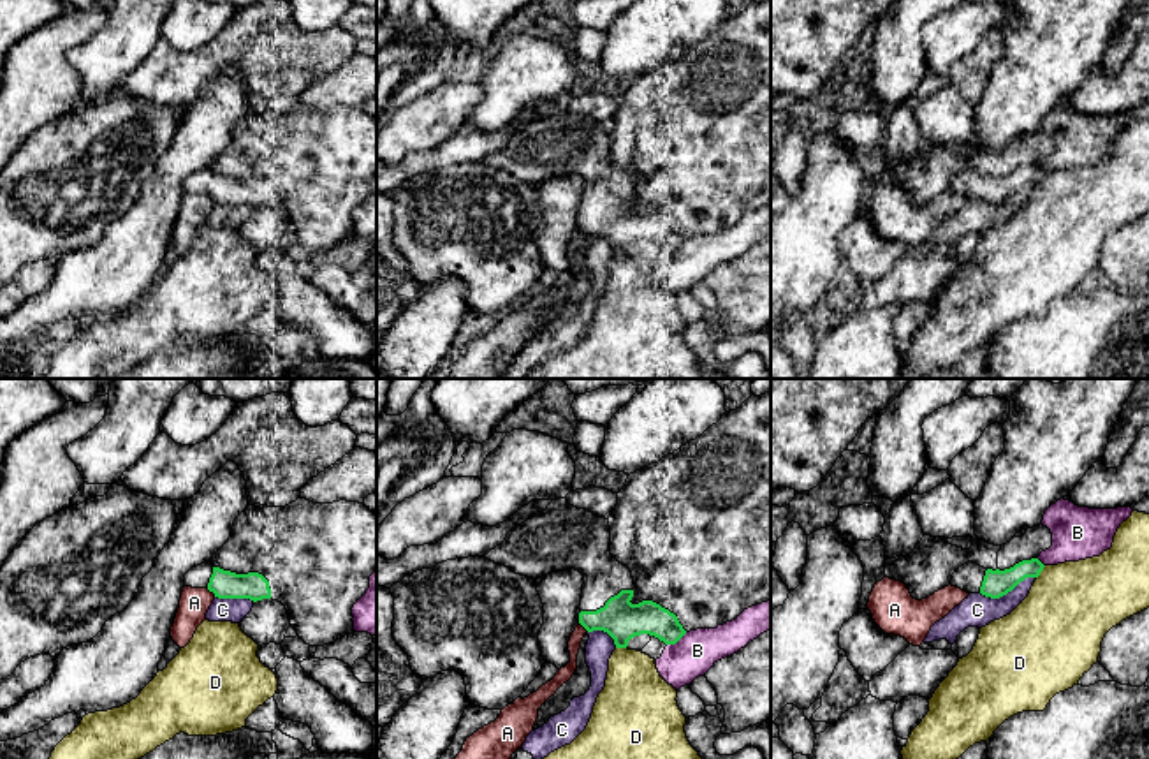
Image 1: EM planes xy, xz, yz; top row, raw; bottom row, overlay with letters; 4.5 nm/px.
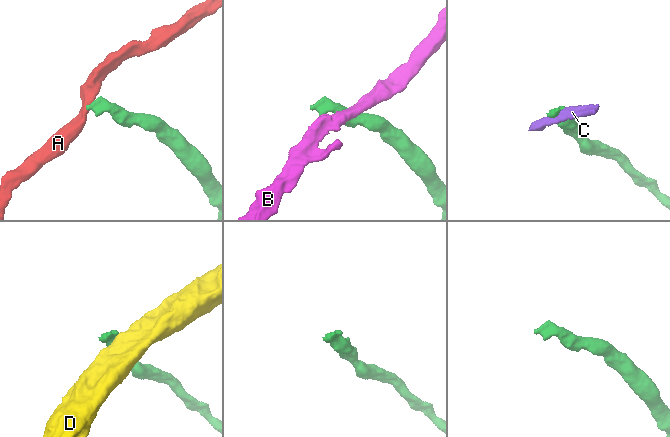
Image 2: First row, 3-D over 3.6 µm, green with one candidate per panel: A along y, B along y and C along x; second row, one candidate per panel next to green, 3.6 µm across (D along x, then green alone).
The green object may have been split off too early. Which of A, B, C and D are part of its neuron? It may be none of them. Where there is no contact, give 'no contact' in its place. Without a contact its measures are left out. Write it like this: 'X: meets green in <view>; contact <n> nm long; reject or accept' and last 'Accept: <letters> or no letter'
A: meets green in xy; contact 60 nm long; reject
B: meets green in xz; contact 110 nm long; reject
C: meets green in yz; contact 260 nm long; reject
D: meets green in yz; contact 80 nm long; reject
Accept: no letter

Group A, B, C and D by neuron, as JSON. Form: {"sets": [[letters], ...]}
{"sets": [["A"], ["B"], ["C"], ["D"]]}

